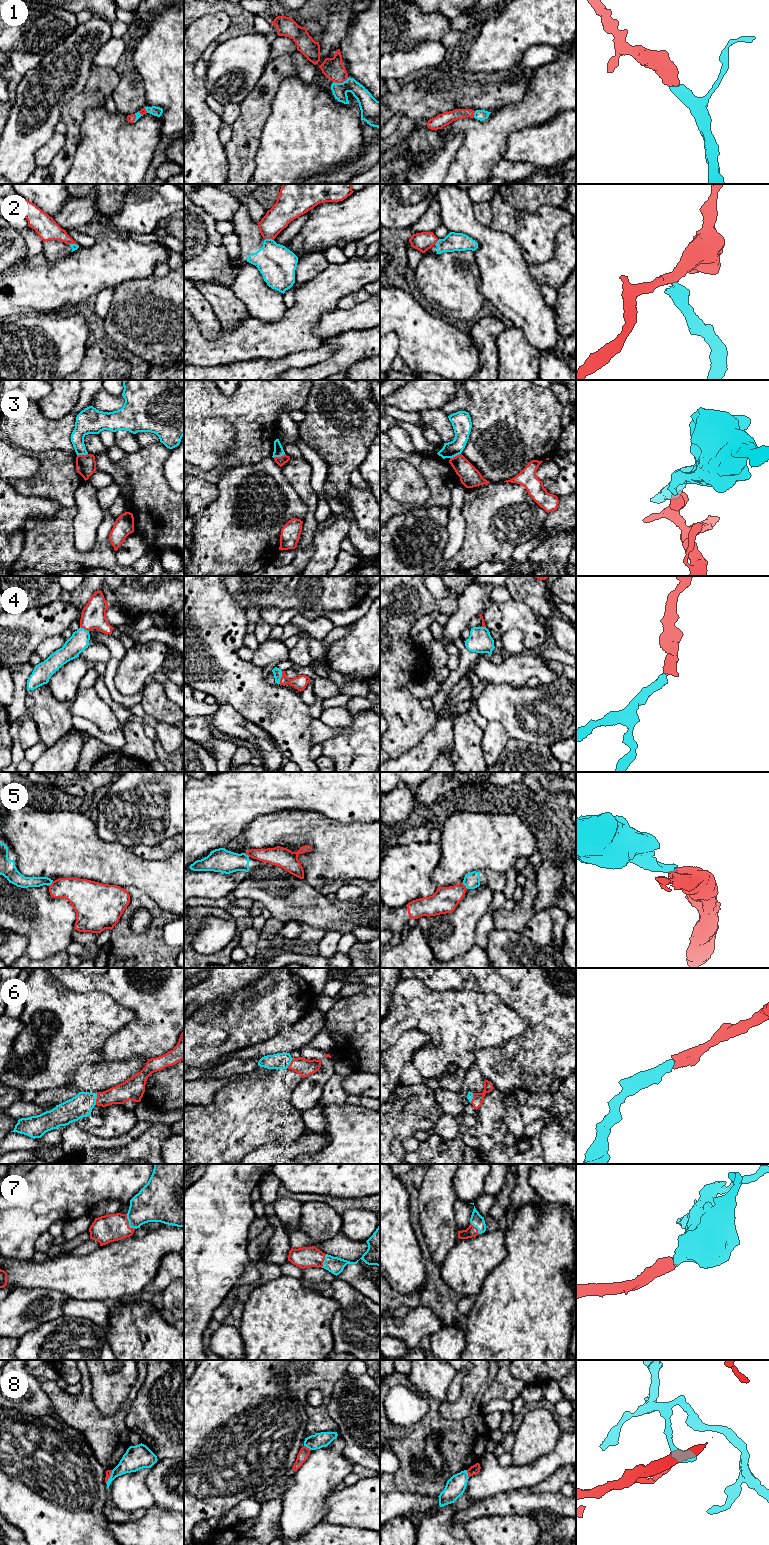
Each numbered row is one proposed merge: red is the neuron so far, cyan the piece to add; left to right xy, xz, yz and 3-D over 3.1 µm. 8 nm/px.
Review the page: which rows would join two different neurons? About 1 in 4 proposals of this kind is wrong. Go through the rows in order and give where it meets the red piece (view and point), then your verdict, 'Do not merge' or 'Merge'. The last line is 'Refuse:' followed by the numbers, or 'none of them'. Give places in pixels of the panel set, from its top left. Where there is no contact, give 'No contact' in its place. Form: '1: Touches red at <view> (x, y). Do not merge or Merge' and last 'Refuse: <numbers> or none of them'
1: Touches red at xz (340, 82). Merge
2: Touches red at xz (269, 238). Do not merge
3: Touches red at xz (279, 457). Do not merge
4: Touches red at xz (281, 677). Merge
5: Touches red at yz (464, 885). Do not merge
6: Touches red at xy (96, 1099). Merge
7: Touches red at xy (128, 1223). Merge
8: Touches red at yz (468, 1474). Do not merge
Refuse: 2, 3, 5, 8

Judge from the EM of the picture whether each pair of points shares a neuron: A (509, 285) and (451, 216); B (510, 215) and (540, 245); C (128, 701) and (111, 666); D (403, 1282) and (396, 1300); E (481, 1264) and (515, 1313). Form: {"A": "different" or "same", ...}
{"A": "same", "B": "same", "C": "same", "D": "different", "E": "different"}

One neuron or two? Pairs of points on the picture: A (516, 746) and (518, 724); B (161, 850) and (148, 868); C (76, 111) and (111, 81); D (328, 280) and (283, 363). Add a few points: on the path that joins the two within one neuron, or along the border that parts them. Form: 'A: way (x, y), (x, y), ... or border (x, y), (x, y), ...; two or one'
A: border (509, 738), (517, 738), (540, 745); two
B: border (132, 851), (147, 859), (163, 859), (173, 854); two
C: way (85, 102), (102, 90); one
D: border (310, 350), (300, 350), (275, 359), (264, 359); two

